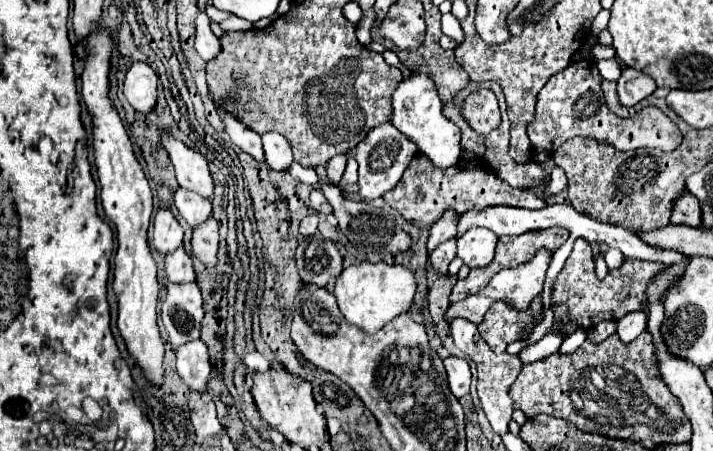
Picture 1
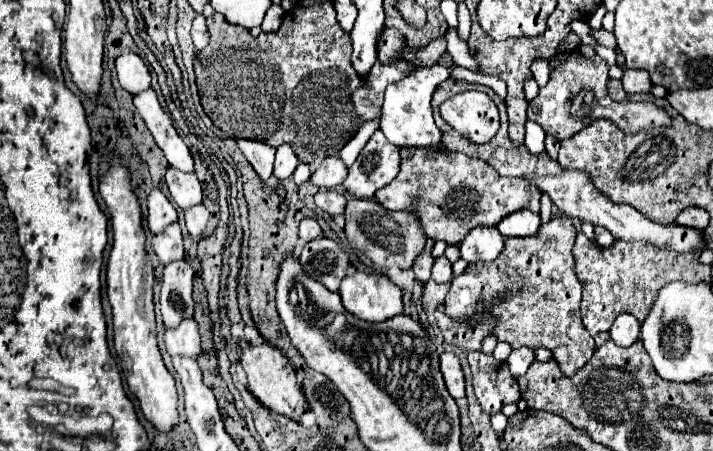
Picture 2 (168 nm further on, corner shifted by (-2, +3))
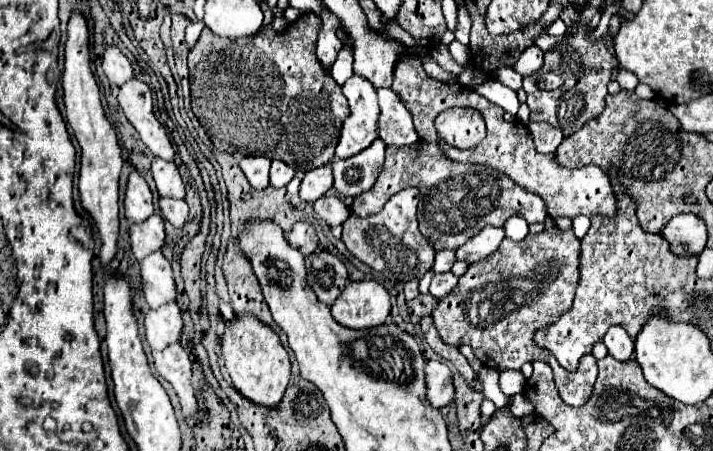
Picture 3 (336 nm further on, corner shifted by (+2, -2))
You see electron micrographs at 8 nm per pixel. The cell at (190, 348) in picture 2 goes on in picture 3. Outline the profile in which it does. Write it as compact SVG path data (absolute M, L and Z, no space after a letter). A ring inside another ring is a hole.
M176 303L164 305L158 311L148 311L144 319L146 341L154 351L164 351L172 343L180 343L180 335L184 329L182 311Z

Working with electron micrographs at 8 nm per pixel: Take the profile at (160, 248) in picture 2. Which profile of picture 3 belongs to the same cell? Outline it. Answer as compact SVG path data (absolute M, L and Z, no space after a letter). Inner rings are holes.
M160 215L148 217L142 225L130 227L130 241L132 241L132 253L138 261L144 257L162 251L166 245L166 231L164 231L164 219Z

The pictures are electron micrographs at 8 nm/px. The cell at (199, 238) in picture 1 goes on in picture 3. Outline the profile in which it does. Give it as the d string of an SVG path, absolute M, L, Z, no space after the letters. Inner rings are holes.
M160 199L160 209L164 219L168 219L174 227L184 227L188 221L188 205L186 201L172 201L172 199Z

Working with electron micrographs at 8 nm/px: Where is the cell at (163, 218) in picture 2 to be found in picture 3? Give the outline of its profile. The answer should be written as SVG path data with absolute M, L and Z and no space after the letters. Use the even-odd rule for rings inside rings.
M134 171L128 179L124 209L126 209L126 219L130 223L142 223L150 215L154 215L152 191L150 191L148 183L144 181L144 177L138 171Z

